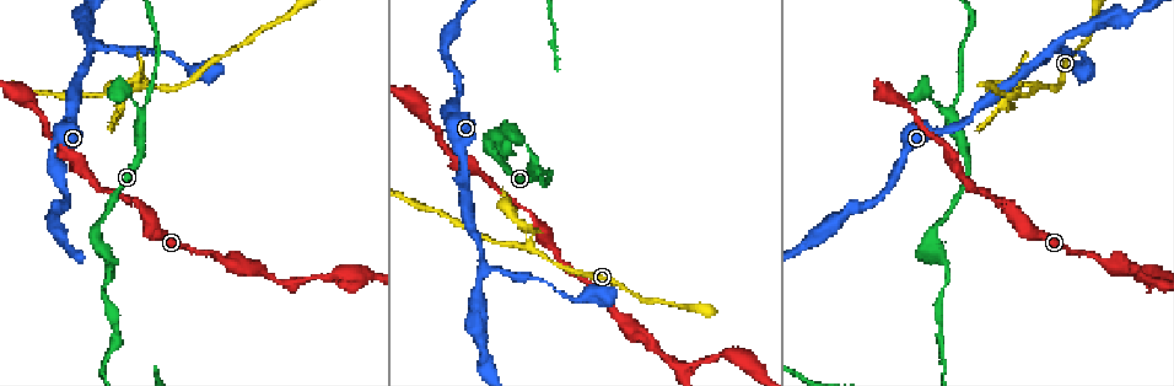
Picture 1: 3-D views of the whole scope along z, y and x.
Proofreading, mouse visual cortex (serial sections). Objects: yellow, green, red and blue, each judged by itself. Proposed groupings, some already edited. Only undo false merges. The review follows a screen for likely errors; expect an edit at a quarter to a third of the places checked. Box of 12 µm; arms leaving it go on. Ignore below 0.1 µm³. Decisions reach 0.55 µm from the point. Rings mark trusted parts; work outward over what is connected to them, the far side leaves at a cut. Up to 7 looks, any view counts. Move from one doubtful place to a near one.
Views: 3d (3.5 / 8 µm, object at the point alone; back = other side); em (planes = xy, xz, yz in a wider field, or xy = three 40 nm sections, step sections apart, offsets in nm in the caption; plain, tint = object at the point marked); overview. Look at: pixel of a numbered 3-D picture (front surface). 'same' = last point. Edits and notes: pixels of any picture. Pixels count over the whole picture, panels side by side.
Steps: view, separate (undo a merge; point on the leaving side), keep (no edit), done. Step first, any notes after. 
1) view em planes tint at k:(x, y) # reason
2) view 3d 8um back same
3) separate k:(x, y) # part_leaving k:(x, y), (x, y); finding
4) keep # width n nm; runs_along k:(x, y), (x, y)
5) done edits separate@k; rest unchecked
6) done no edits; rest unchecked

view 3d 8um at 1:(484, 266) # abrupt turn

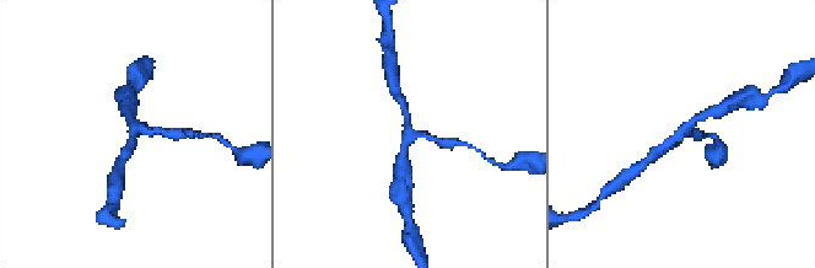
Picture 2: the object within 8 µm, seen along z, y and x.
view em xy step 2 tint at 2:(685, 130) # arms 3; arm_widths 200, 200, 300 nm; now the EM

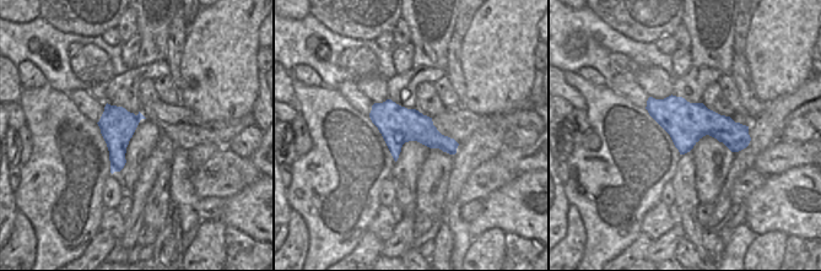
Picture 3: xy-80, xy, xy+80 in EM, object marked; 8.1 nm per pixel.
keep # runs_along 2:(657, 151), (685, 126), (712, 112); continuous, no second cell

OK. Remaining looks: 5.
view 3d 3.5um at 1:(1036, 86) # three-way junction

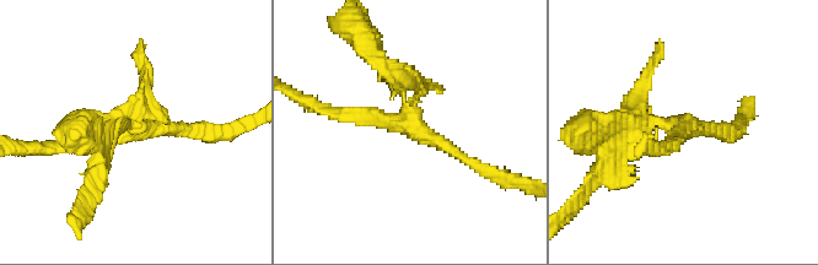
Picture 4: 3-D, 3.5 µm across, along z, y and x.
view em planes tint at 4:(409, 123)

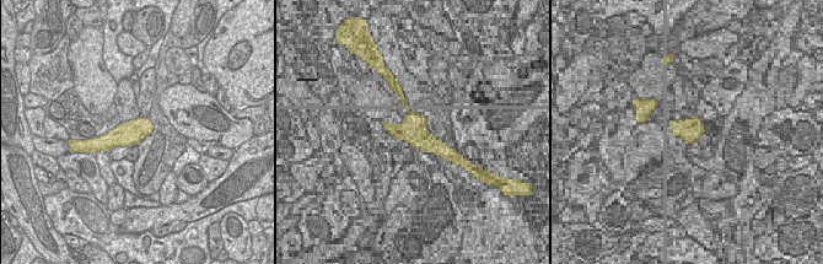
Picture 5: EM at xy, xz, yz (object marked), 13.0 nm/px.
separate 4:(145, 79) # a second cell is stuck on

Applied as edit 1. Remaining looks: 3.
view 3d 3.5um at 1:(489, 145) # thick turns thin

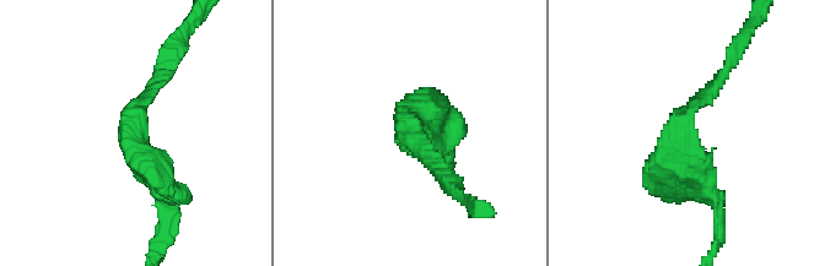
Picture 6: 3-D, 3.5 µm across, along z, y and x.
view em xy step 3 plain at 6:(131, 123) # arm_widths 150, 350 nm

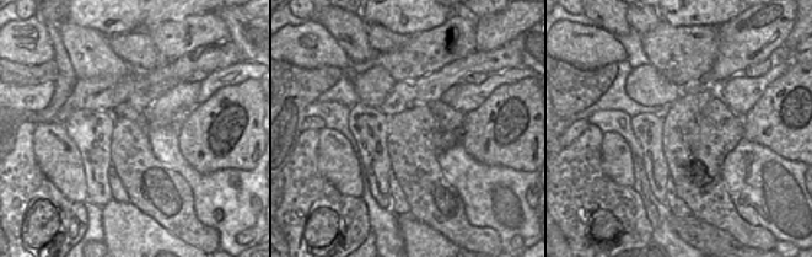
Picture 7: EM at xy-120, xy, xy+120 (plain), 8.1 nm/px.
view em xy step 3 tint same # with the object marked

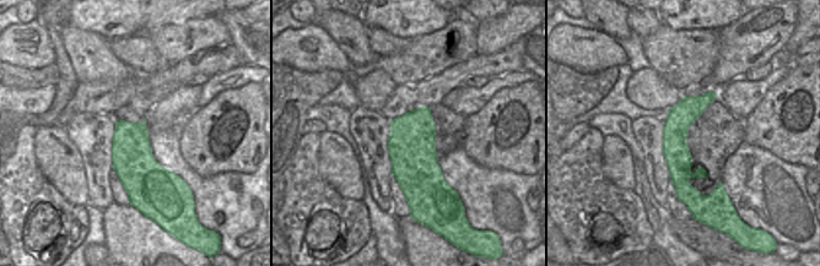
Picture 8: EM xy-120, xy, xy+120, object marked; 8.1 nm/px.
keep # runs_along 6:(728, 66), (674, 146), (702, 184); continuous, no second cell

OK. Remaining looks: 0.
done edits separate@4; rest unchecked

